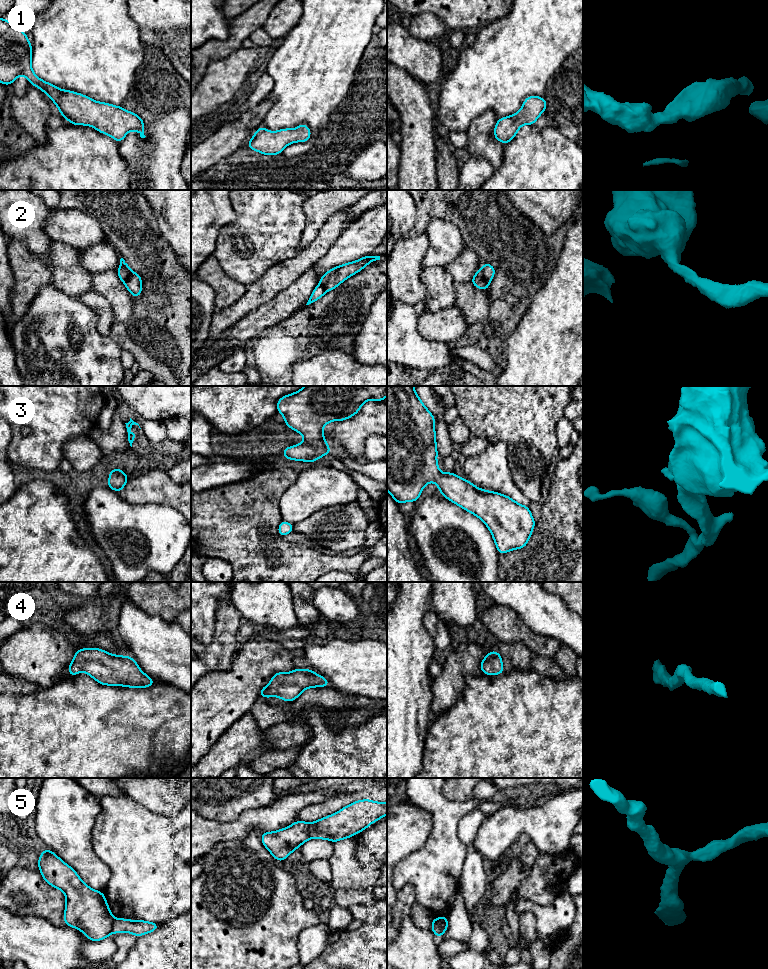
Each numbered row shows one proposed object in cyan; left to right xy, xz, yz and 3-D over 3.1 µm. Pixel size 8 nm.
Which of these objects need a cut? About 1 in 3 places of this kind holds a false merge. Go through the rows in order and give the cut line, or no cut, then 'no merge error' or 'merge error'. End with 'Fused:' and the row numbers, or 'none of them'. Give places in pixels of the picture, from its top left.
1: no cut; no merge error
2: cut in yz along (479, 270), (482, 277), (488, 283); merge error
3: no cut; no merge error
4: no cut; no merge error
5: cut in yz along (433, 920), (440, 919), (446, 928); merge error
Fused: 2, 5

